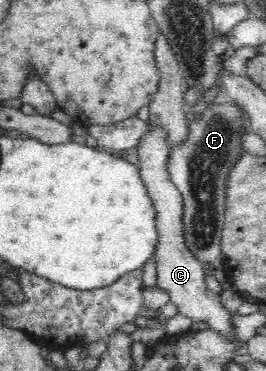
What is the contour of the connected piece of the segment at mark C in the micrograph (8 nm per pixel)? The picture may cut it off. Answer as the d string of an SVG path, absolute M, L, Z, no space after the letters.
M149 124L148 130L140 138L138 146L134 152L138 154L140 177L144 181L144 187L148 189L148 195L152 198L154 209L156 209L156 227L158 227L158 246L154 250L153 259L156 260L158 273L157 285L165 290L172 302L182 316L187 316L193 321L194 325L212 328L216 333L224 333L224 337L233 336L233 324L229 324L228 312L220 300L219 294L214 294L209 290L204 281L205 268L193 256L190 249L186 246L183 237L183 200L181 192L171 181L171 176L167 171L167 162L172 148L169 146L167 136L163 128L157 128Z

